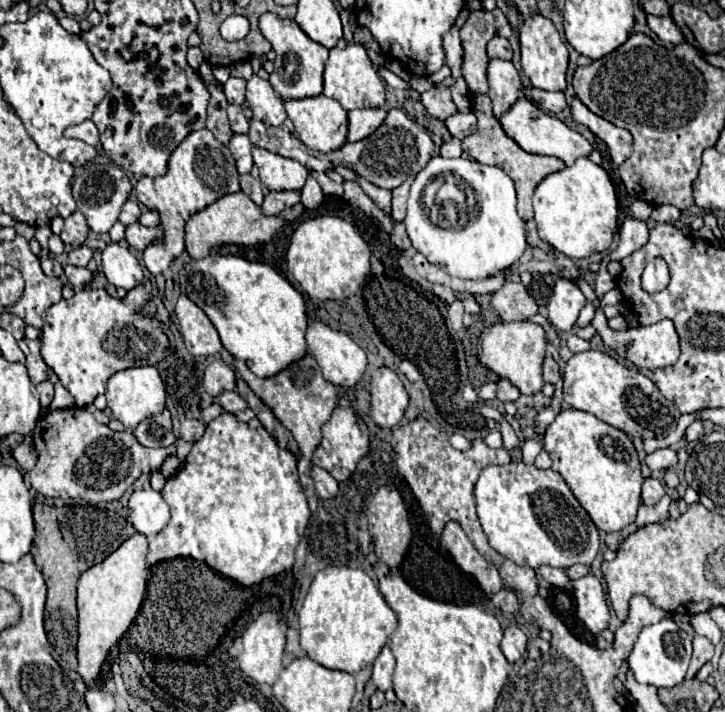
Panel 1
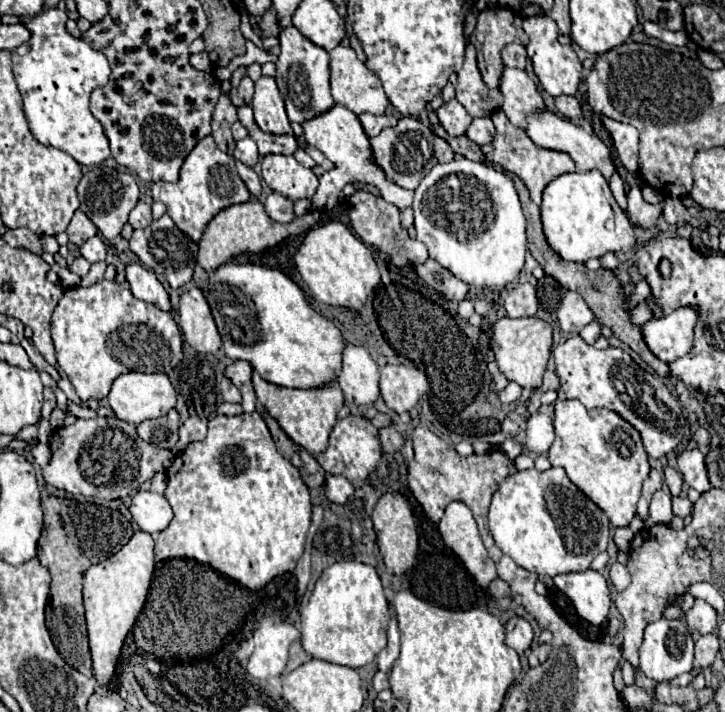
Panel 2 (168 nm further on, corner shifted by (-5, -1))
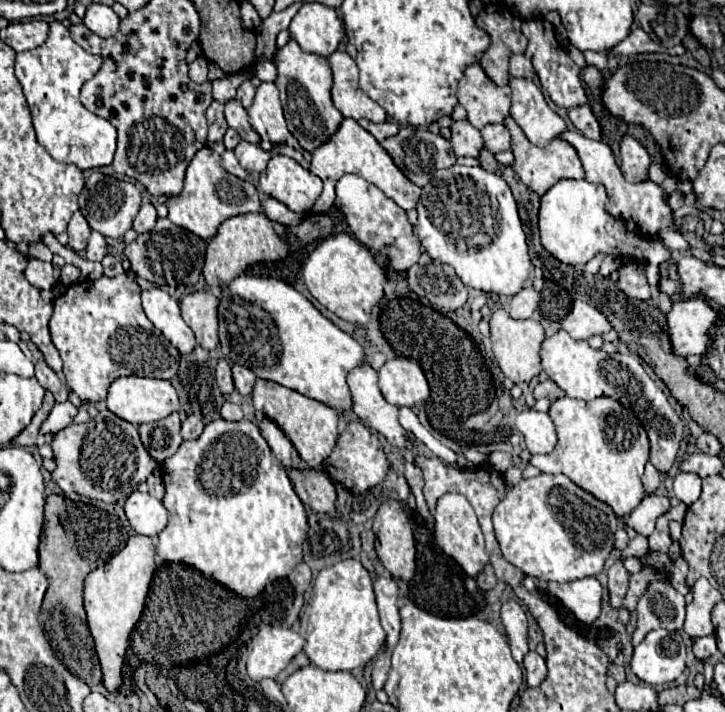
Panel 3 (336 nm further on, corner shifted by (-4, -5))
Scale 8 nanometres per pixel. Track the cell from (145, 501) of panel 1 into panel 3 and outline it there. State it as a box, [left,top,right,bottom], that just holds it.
[125,490,169,536]

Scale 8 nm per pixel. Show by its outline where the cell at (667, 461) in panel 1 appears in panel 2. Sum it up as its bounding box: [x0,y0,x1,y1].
[678,450,708,492]

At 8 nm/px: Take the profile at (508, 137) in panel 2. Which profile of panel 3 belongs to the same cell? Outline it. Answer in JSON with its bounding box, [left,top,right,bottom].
[505,118,585,196]

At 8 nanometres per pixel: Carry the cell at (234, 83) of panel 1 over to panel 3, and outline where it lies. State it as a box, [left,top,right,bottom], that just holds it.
[235,80,255,108]

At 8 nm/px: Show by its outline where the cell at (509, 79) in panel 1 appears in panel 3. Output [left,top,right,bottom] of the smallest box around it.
[509,78,567,146]

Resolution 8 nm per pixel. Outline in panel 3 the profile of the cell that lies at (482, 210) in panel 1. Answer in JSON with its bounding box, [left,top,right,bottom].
[417,164,531,296]

